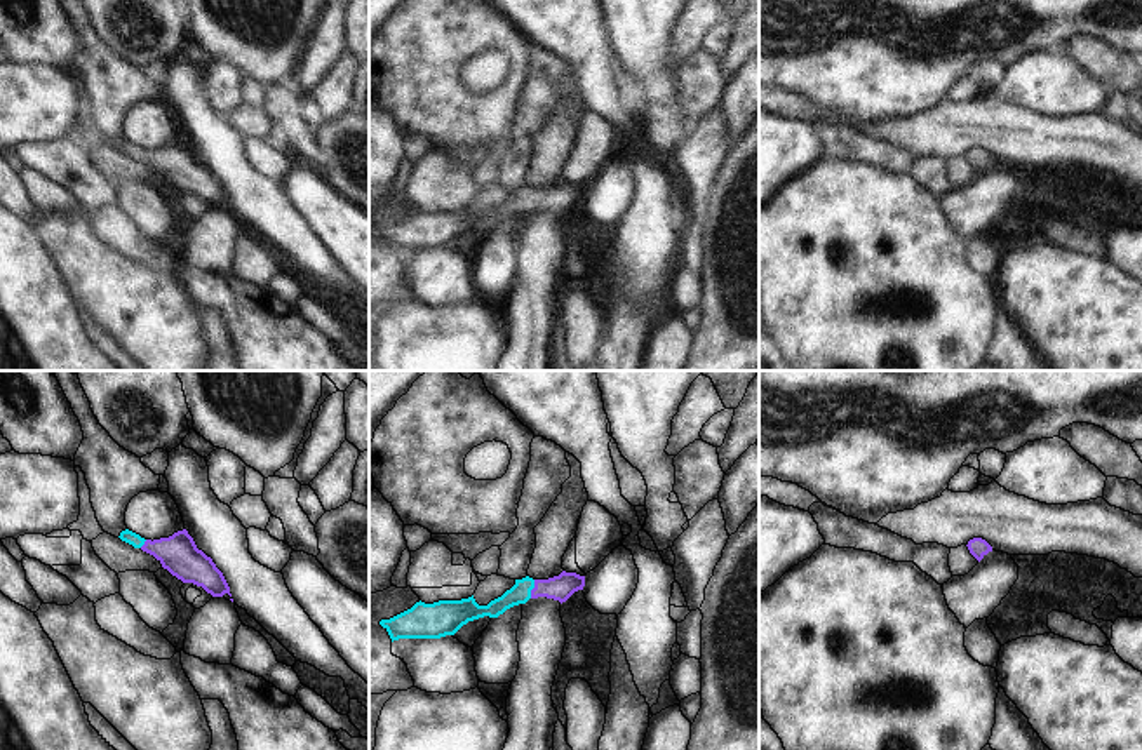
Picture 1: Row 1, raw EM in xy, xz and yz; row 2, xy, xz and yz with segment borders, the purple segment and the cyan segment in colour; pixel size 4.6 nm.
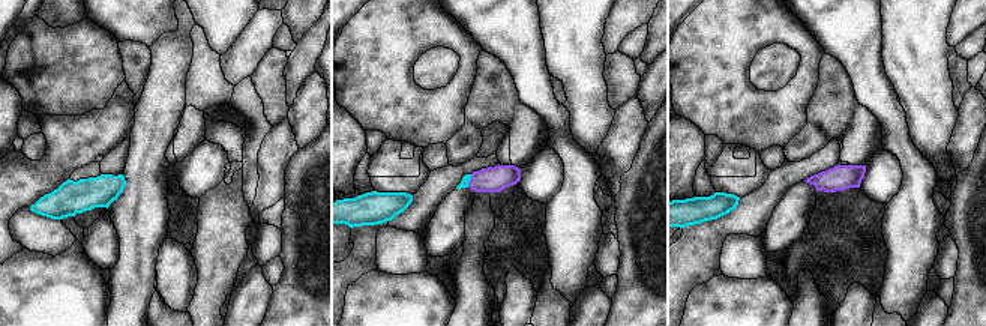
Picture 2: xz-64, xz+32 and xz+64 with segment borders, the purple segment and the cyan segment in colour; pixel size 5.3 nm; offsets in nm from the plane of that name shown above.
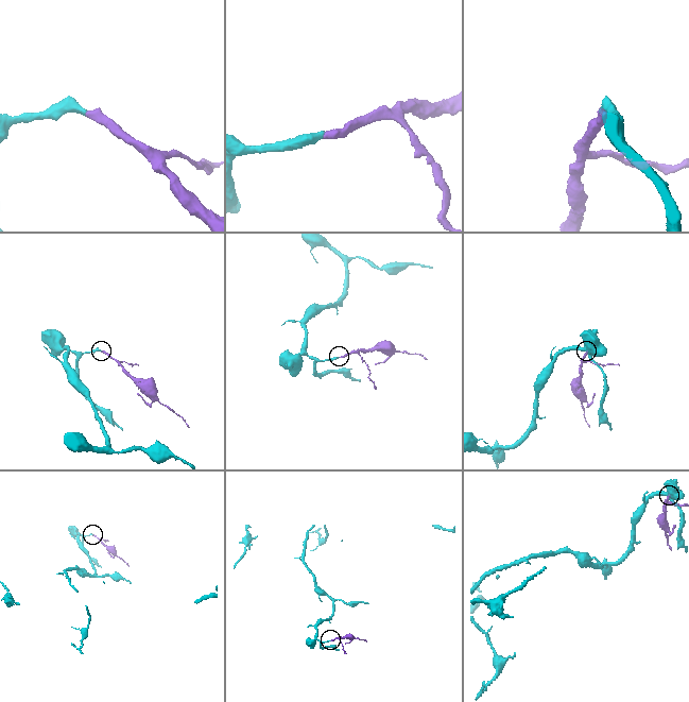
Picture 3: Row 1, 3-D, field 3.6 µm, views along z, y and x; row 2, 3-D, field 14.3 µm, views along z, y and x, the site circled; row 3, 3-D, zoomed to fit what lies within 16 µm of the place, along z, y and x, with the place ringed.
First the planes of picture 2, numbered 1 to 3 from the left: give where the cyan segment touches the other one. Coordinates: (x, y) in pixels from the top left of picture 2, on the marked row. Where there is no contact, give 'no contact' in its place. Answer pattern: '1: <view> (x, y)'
1: no contact
2: xz+32 (470, 181)
3: no contact

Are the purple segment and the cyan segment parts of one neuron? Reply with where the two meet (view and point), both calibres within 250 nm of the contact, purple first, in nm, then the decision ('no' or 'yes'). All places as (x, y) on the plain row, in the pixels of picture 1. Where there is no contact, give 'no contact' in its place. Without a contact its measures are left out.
xz (533, 199) | 120/100 nm | yes

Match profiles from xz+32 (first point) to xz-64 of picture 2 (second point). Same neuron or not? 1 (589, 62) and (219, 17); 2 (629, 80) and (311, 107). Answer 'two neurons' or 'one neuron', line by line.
1: one neuron
2: two neurons

